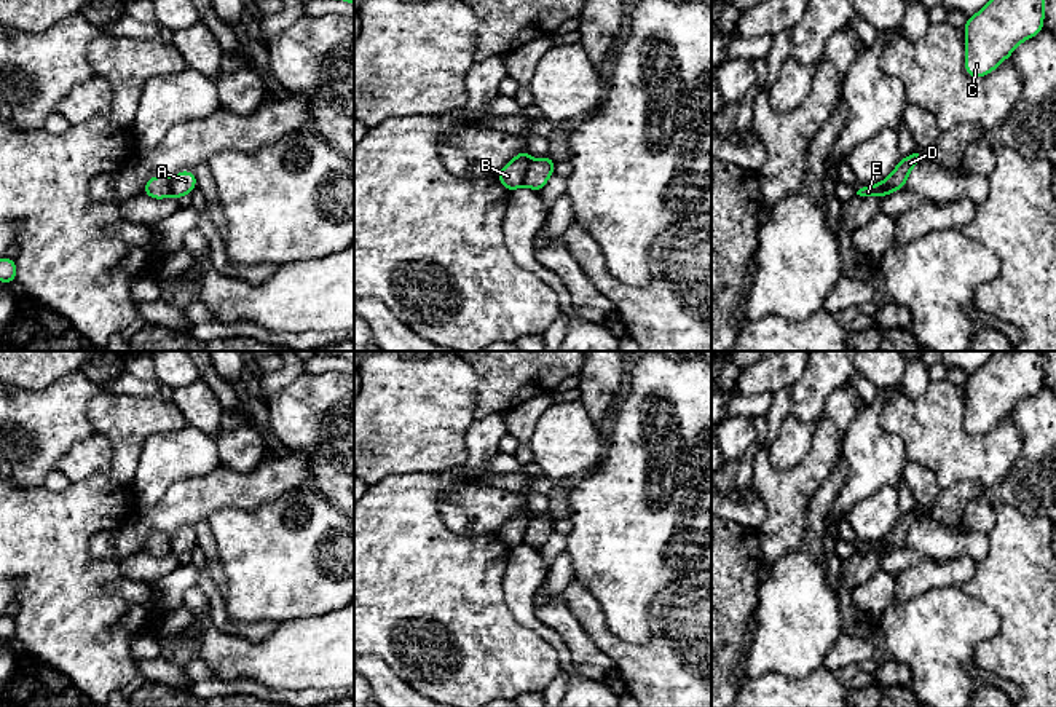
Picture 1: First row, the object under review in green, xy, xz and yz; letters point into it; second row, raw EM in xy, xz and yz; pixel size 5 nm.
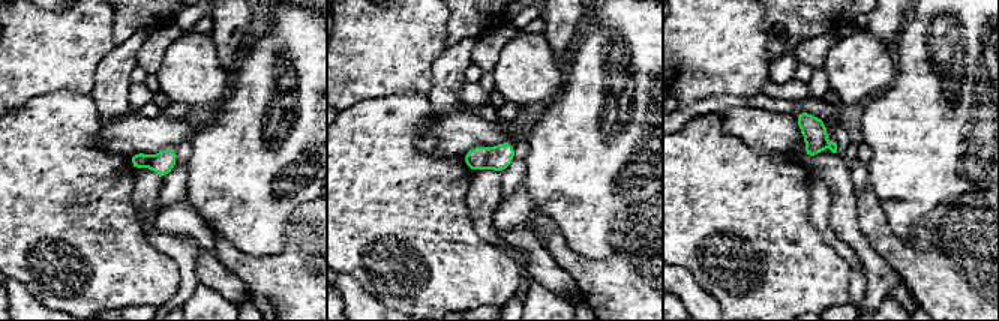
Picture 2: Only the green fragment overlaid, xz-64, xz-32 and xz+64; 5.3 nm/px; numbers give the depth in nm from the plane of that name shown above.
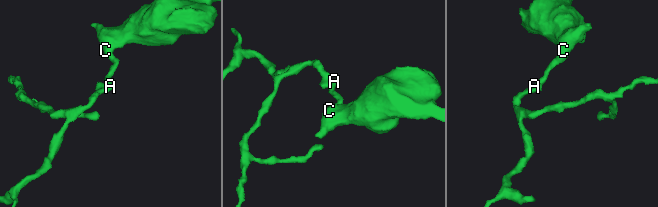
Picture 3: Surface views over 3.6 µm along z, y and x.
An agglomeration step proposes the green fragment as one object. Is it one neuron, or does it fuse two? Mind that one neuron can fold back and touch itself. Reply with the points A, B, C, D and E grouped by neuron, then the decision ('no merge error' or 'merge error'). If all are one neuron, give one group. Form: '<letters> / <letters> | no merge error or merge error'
A C D / B E | merge error

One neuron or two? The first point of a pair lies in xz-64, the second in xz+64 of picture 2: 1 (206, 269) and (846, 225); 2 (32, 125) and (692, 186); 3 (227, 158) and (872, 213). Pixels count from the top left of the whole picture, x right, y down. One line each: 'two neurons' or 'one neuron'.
1: one neuron
2: one neuron
3: two neurons

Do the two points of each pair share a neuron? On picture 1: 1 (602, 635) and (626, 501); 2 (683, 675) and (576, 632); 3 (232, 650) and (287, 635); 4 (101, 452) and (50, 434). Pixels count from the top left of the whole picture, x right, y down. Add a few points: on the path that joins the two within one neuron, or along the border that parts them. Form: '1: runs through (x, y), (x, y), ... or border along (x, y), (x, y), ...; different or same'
1: border along (584, 588), (598, 605), (606, 626), (634, 643); different
2: border along (567, 605), (587, 637), (613, 664); different
3: runs through (246, 650), (273, 650); same
4: border along (94, 431), (77, 441), (55, 470); different

